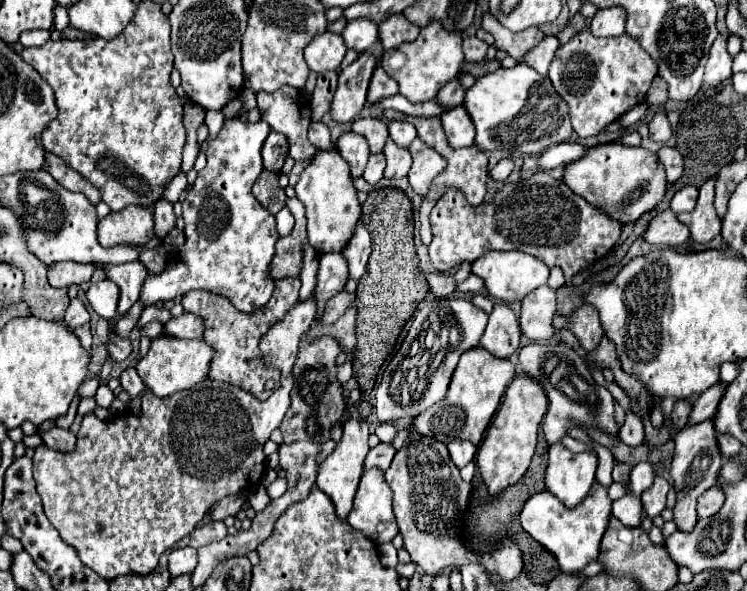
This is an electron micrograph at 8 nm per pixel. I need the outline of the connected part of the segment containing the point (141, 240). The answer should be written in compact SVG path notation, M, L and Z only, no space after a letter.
M127 206L99 220L99 244L113 248L117 244L145 246L153 238L153 212L141 206Z

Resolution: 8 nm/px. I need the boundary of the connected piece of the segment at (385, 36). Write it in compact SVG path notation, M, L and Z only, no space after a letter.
M397 14L385 20L385 24L379 24L379 36L385 50L393 50L403 42L413 42L419 36L419 28L411 24L403 14Z

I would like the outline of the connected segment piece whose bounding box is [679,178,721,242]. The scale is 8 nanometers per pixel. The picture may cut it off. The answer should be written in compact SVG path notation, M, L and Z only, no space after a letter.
M711 178L699 188L699 200L697 200L695 210L689 214L679 214L679 220L689 226L691 240L695 242L709 242L721 230L721 220L713 206L713 188L715 184Z

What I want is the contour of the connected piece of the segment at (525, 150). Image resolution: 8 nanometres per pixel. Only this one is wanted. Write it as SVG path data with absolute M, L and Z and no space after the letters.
M523 62L513 68L499 68L493 74L479 78L475 86L465 92L463 104L477 130L475 144L485 152L497 150L513 156L539 154L549 146L567 142L573 134L565 100L553 90L547 76L541 76Z

